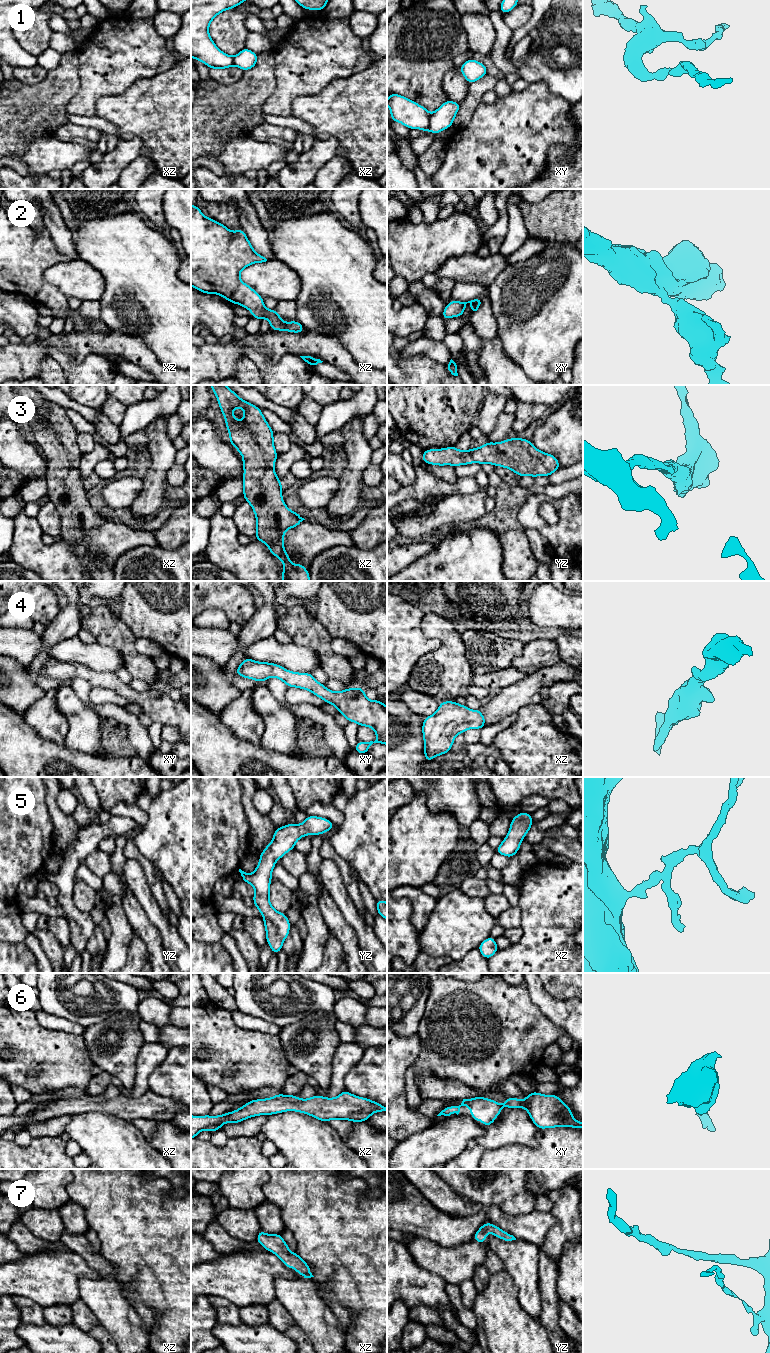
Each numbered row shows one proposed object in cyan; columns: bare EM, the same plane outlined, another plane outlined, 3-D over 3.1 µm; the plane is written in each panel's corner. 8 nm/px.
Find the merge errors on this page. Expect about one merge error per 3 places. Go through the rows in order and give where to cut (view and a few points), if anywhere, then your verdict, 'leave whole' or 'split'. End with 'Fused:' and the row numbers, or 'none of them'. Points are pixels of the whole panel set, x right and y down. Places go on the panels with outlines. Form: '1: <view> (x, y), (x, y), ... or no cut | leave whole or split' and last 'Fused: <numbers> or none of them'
1: xy (430, 115), (427, 130) | split
2: no cut | leave whole
3: no cut | leave whole
4: no cut | leave whole
5: no cut | leave whole
6: no cut | leave whole
7: no cut | leave whole
Fused: 1

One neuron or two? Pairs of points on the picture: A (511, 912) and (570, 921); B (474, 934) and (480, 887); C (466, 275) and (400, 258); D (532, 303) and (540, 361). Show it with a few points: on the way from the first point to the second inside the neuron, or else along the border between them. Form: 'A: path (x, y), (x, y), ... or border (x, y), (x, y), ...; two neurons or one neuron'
A: border (517, 906), (520, 910), (520, 926); two neurons
B: border (458, 889), (472, 897), (481, 897), (483, 899); two neurons
C: border (459, 256), (449, 257), (433, 273); two neurons
D: path (540, 317), (540, 347); one neuron

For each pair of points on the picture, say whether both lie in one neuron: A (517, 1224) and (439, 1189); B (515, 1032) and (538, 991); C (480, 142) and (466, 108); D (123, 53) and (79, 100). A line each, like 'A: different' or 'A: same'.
A: same
B: different
C: different
D: same

